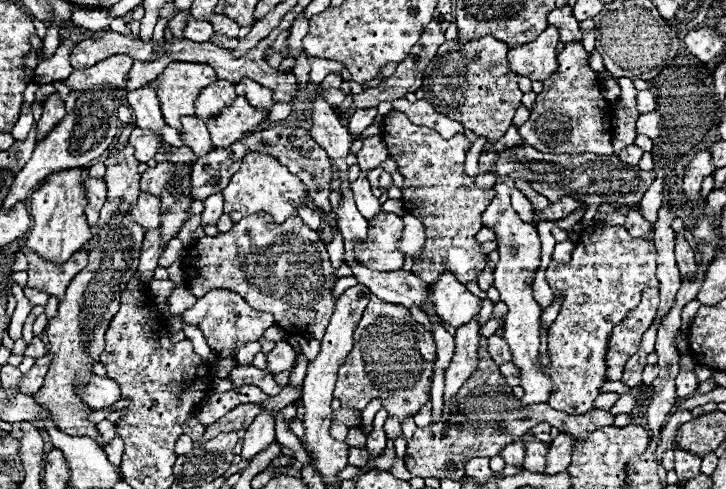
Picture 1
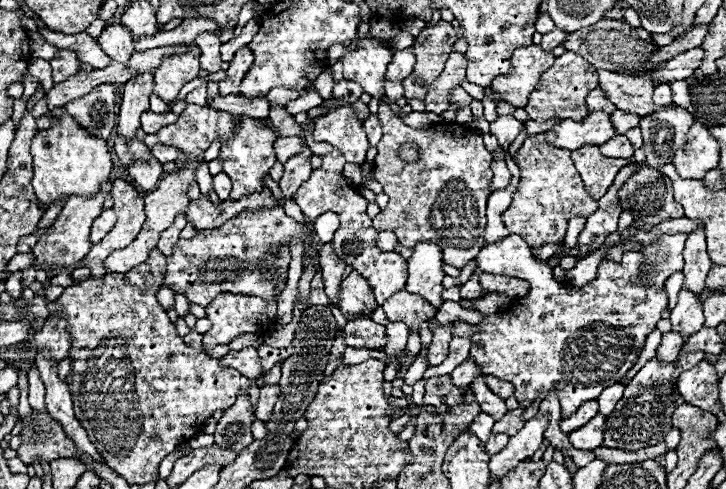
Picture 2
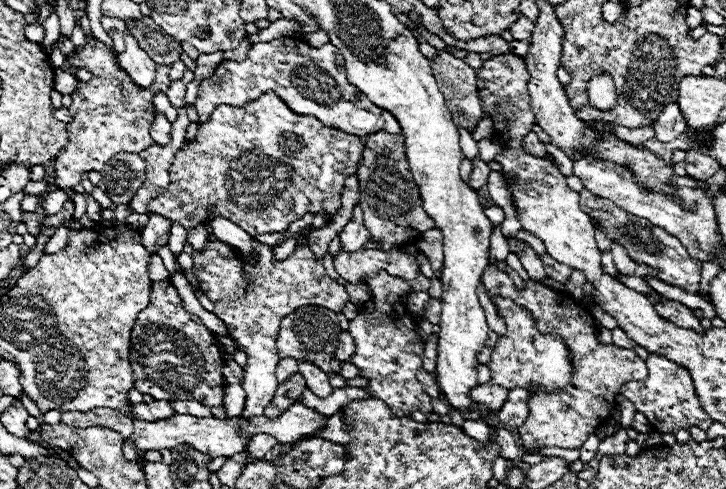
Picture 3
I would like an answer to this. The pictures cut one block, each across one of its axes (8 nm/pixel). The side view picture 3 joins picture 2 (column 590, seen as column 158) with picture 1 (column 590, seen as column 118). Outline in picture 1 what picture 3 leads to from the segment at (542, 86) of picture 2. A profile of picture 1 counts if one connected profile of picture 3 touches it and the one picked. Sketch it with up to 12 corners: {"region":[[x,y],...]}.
{"region":[[566,44],[528,122],[528,146],[612,154],[610,102]]}

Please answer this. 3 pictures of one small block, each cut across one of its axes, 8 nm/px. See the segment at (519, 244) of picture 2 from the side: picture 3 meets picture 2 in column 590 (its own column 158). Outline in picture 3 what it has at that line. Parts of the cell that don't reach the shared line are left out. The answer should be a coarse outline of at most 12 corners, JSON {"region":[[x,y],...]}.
{"region":[[170,280],[132,328],[136,390],[222,404],[224,360]]}

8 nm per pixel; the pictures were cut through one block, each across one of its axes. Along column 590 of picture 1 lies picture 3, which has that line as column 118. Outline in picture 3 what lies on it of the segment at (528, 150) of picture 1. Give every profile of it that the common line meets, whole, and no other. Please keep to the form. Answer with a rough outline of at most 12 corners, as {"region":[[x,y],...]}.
{"region":[[120,152],[102,168],[98,186],[128,204],[146,176],[138,154]]}

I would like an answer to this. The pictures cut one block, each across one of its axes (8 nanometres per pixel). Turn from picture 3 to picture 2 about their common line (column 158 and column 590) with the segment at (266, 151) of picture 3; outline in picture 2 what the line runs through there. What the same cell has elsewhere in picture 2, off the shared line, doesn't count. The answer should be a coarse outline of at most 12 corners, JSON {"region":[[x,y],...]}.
{"region":[[528,136],[520,184],[502,214],[530,246],[556,244],[588,218],[572,152]]}

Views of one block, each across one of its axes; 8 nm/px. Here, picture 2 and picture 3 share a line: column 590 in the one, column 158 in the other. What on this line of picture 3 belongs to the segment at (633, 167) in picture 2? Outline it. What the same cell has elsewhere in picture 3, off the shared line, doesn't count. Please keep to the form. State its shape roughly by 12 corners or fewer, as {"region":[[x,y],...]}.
{"region":[[150,214],[142,244],[154,254],[168,244],[172,222]]}

